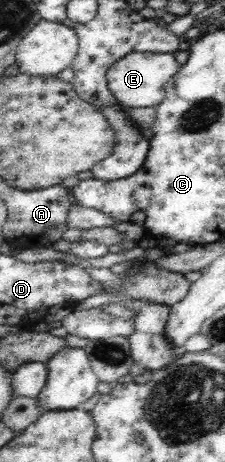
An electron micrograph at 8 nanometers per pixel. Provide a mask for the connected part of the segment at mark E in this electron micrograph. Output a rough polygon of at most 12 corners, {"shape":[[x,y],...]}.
{"shape":[[133,51],[107,71],[121,107],[156,107],[175,53]]}

